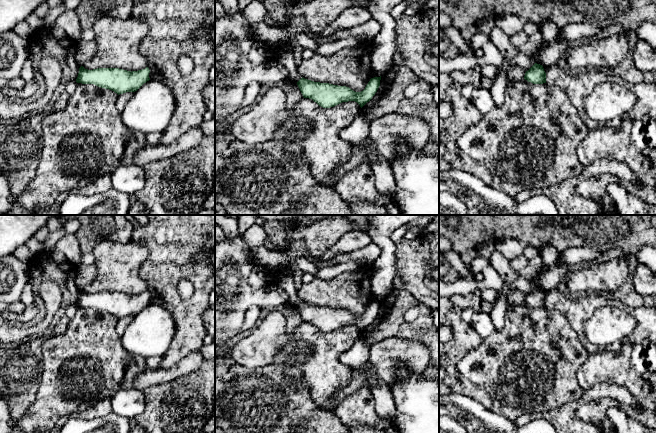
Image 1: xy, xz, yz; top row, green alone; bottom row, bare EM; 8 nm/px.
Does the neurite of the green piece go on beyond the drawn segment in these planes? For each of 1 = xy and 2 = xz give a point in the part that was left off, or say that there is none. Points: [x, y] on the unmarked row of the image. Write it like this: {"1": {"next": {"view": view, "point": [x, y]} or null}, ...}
{"1": {"next": null}, "2": {"next": null}}

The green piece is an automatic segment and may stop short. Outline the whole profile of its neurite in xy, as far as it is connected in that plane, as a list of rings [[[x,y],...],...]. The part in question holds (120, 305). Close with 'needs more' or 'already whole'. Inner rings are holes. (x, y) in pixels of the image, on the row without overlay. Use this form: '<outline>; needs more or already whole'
[[[148,291],[138,295],[127,295],[119,292],[97,292],[93,294],[79,292],[77,307],[94,308],[109,313],[115,317],[137,315],[144,307],[150,304]]]; already whole

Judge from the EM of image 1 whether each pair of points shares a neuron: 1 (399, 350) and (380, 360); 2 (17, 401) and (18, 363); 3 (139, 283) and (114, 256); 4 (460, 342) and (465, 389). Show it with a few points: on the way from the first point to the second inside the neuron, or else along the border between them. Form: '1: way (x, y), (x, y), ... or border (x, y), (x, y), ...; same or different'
1: way (394, 350), (385, 356); same
2: way (18, 392), (18, 372); same
3: way (132, 276), (119, 263); same
4: way (454, 354), (453, 379); same

